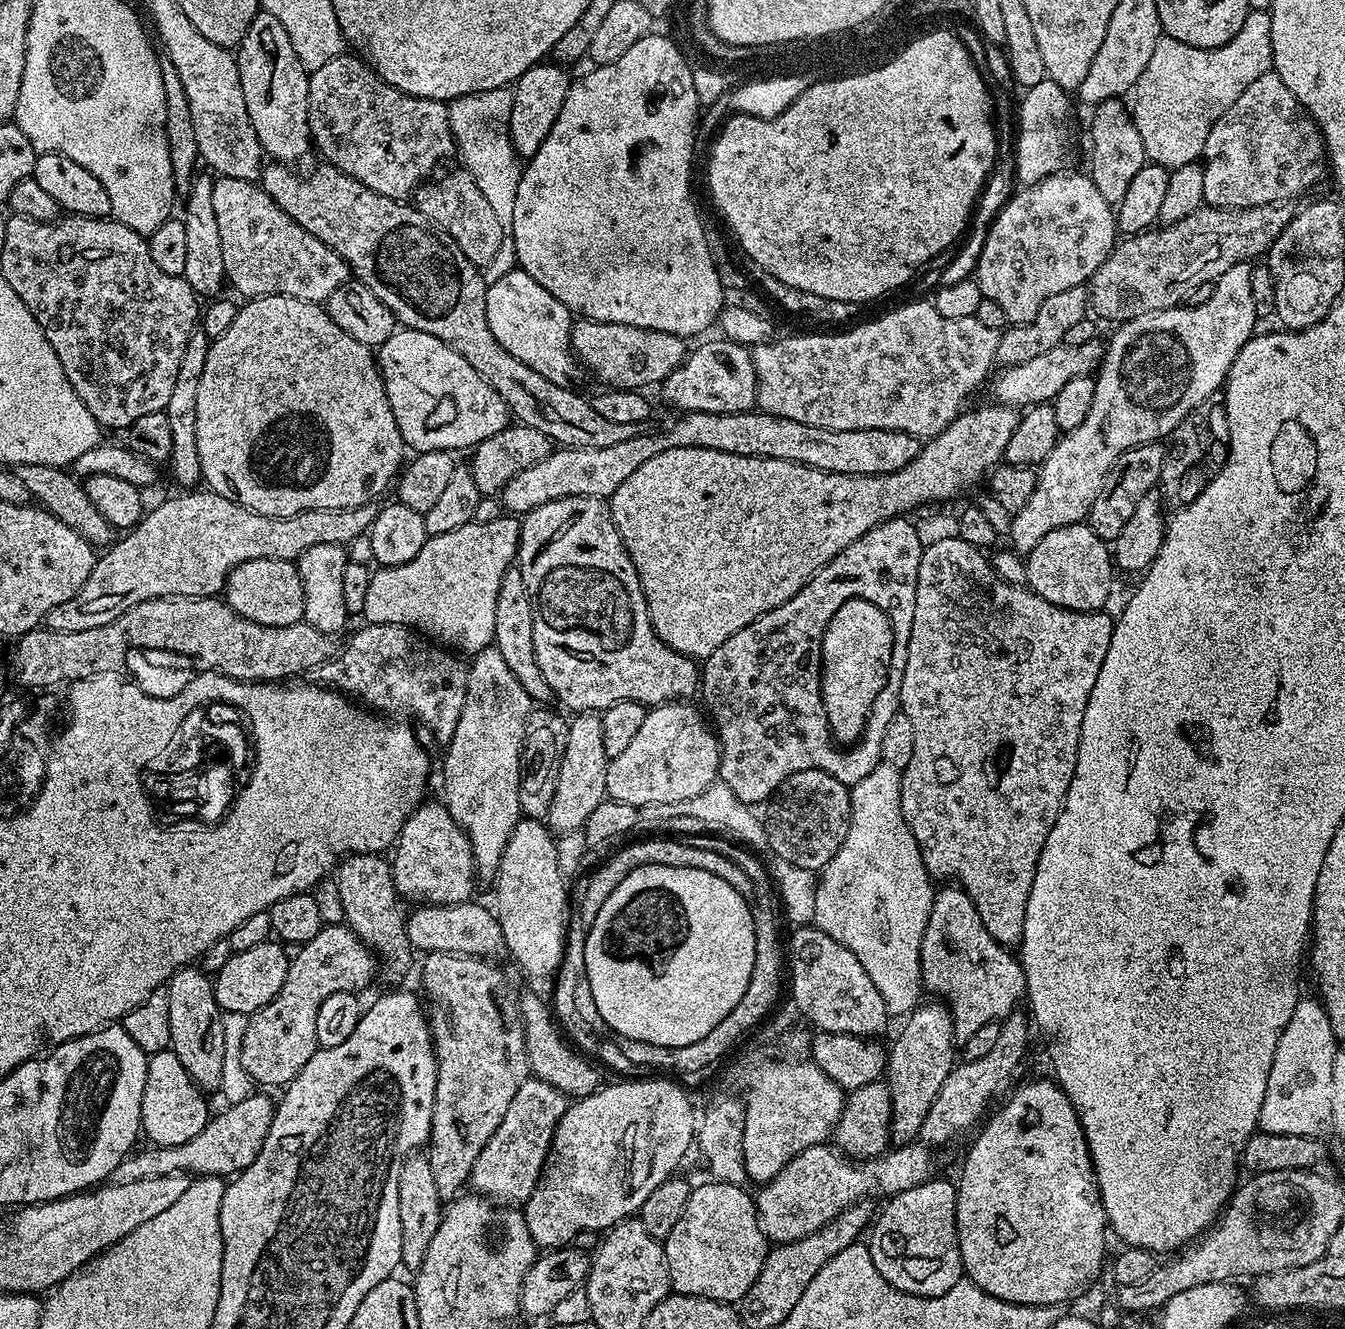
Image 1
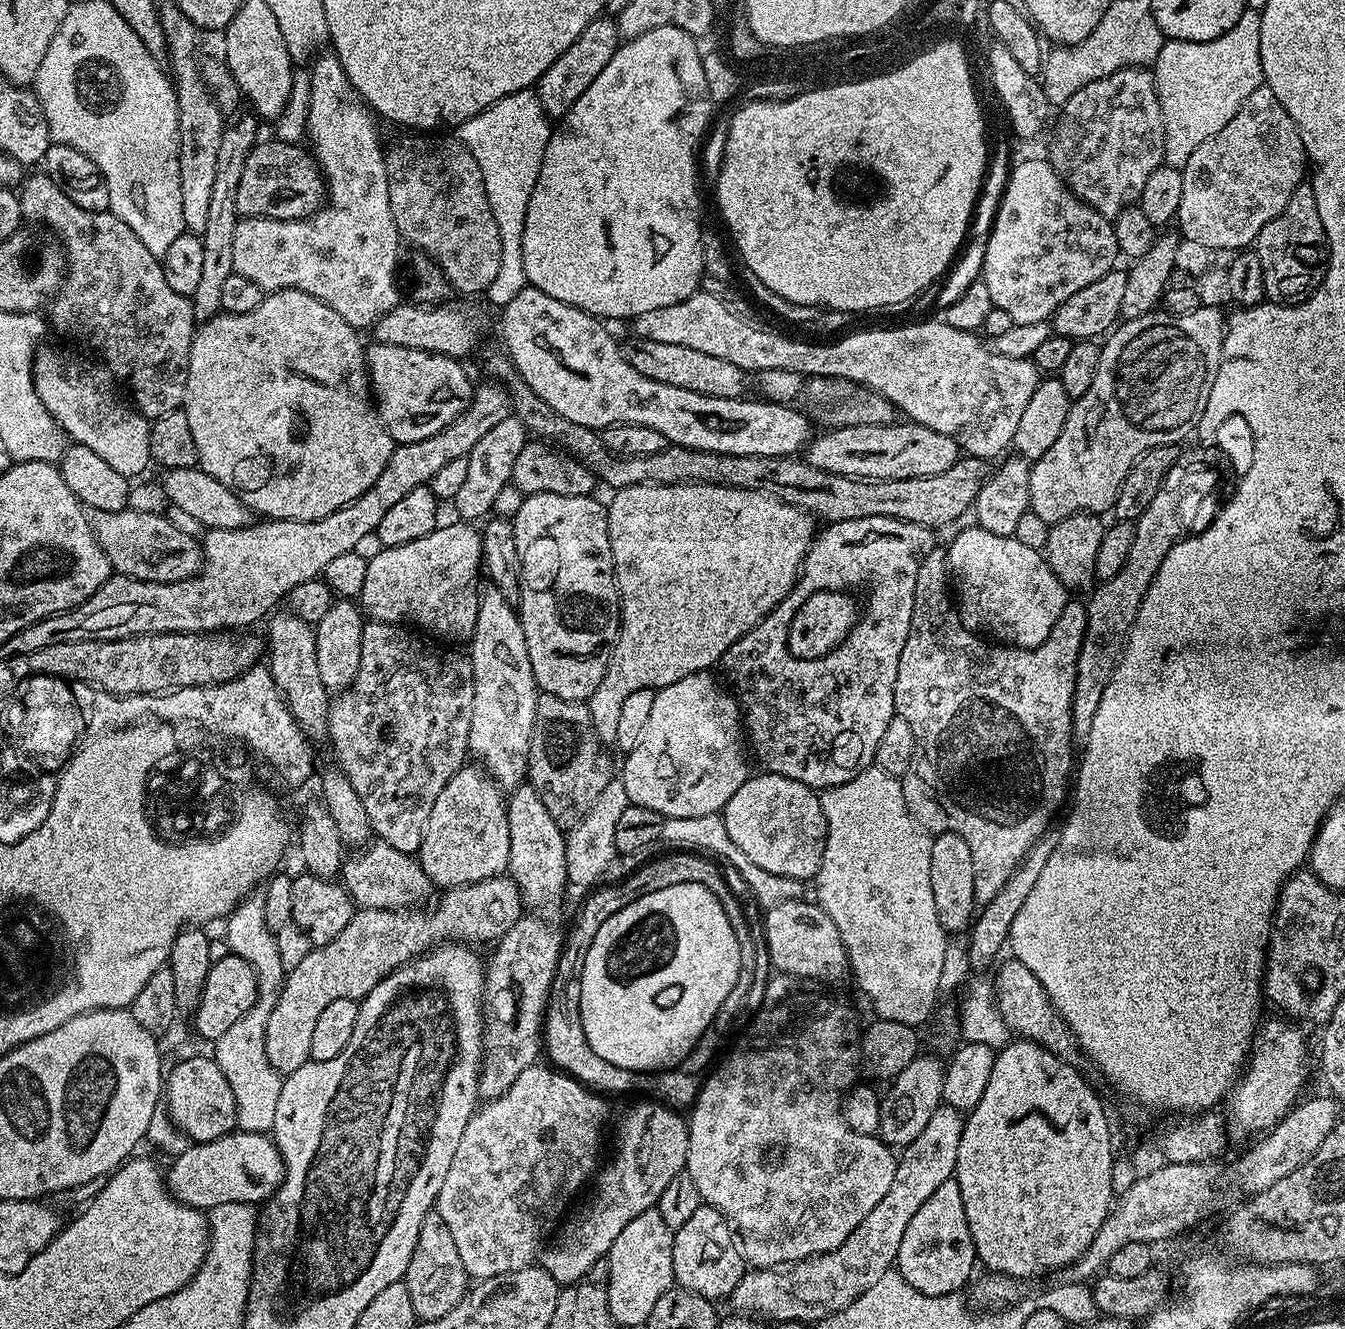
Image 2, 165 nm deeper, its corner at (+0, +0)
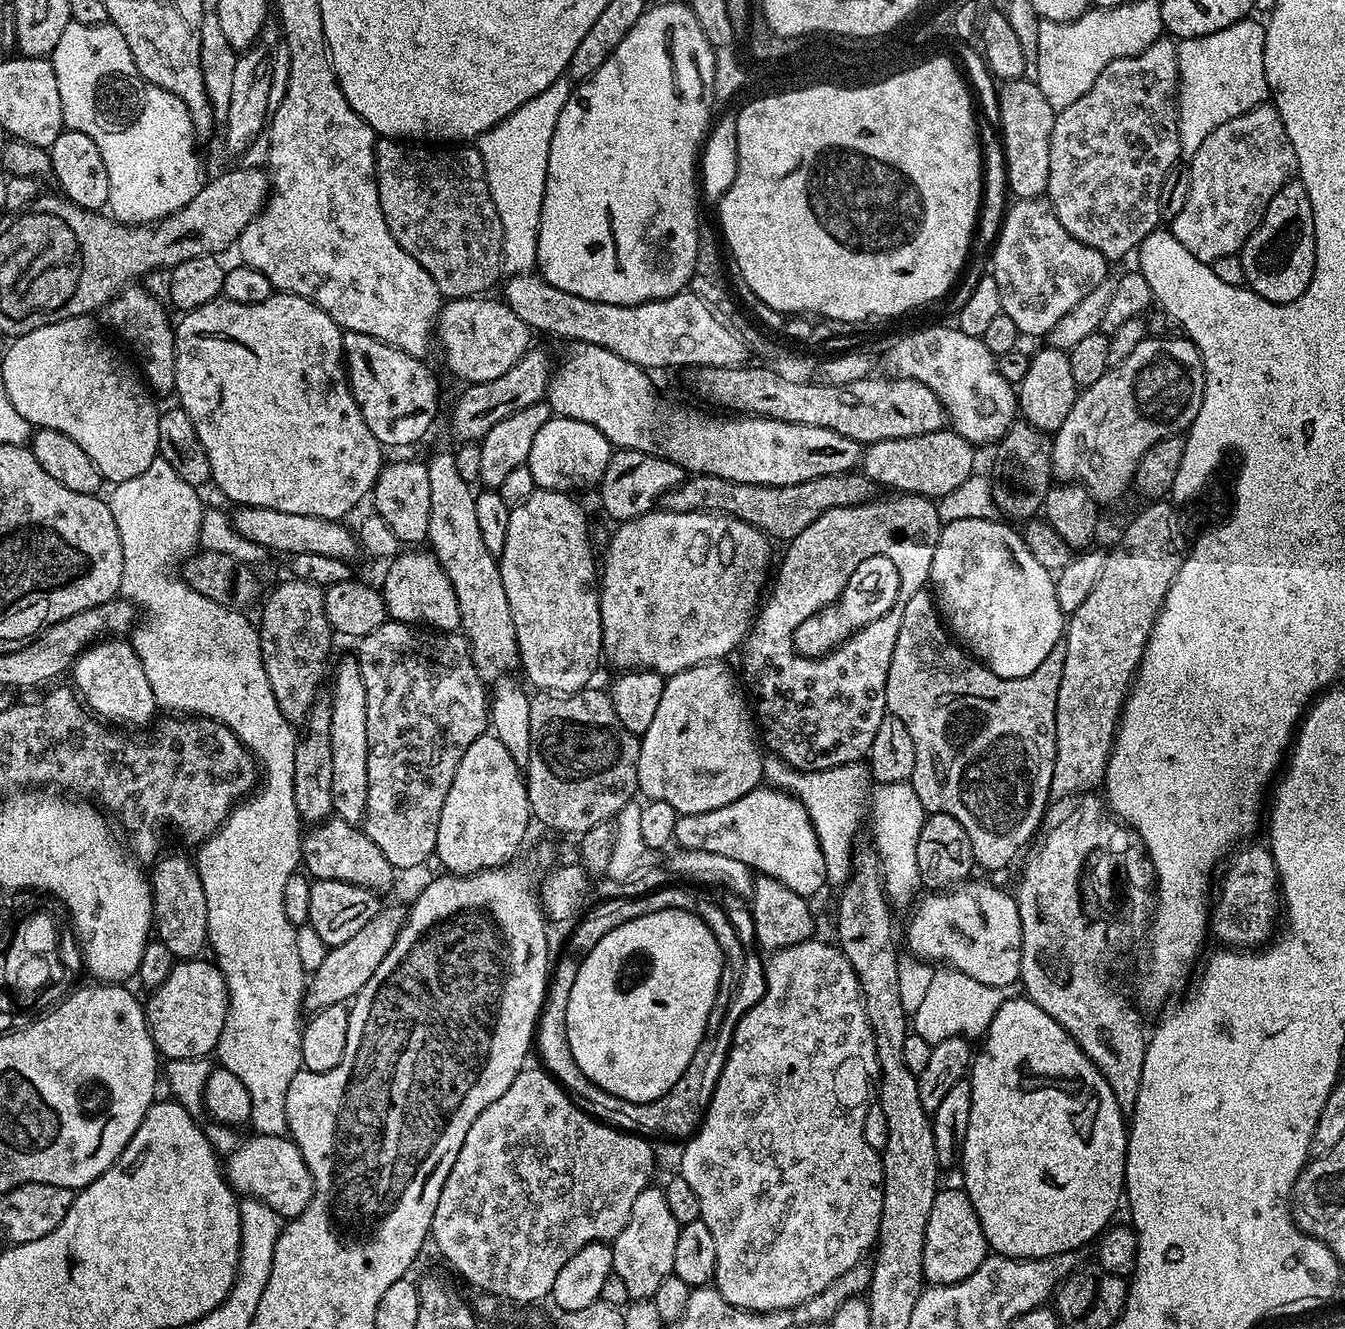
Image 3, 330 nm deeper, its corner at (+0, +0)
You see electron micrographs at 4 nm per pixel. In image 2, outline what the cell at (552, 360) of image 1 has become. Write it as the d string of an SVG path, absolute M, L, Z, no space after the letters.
M526 287L515 295L502 310L504 316L500 320L500 332L504 335L504 344L506 355L512 361L521 378L526 382L526 386L530 386L530 390L534 390L534 394L538 394L538 398L542 398L542 402L546 402L546 406L550 406L550 410L554 410L558 414L562 414L562 418L566 418L570 422L578 422L578 426L586 426L587 428L595 428L603 430L609 428L612 424L633 424L634 426L646 426L650 430L658 430L658 434L662 434L665 441L669 445L677 448L693 448L694 450L706 450L713 452L719 456L790 456L795 457L796 452L805 447L810 439L810 431L808 432L808 420L802 413L796 409L796 406L788 404L776 404L763 398L756 400L748 400L749 398L714 398L706 394L694 394L694 390L682 390L678 386L670 386L666 382L654 382L654 378L646 378L646 374L638 374L638 370L634 370L634 366L630 366L630 362L624 357L621 345L616 345L614 337L608 333L609 325L605 321L591 316L588 312L578 310L574 306L570 306L566 302L558 302L558 298L550 298L550 294L542 294L542 290L534 287Z

